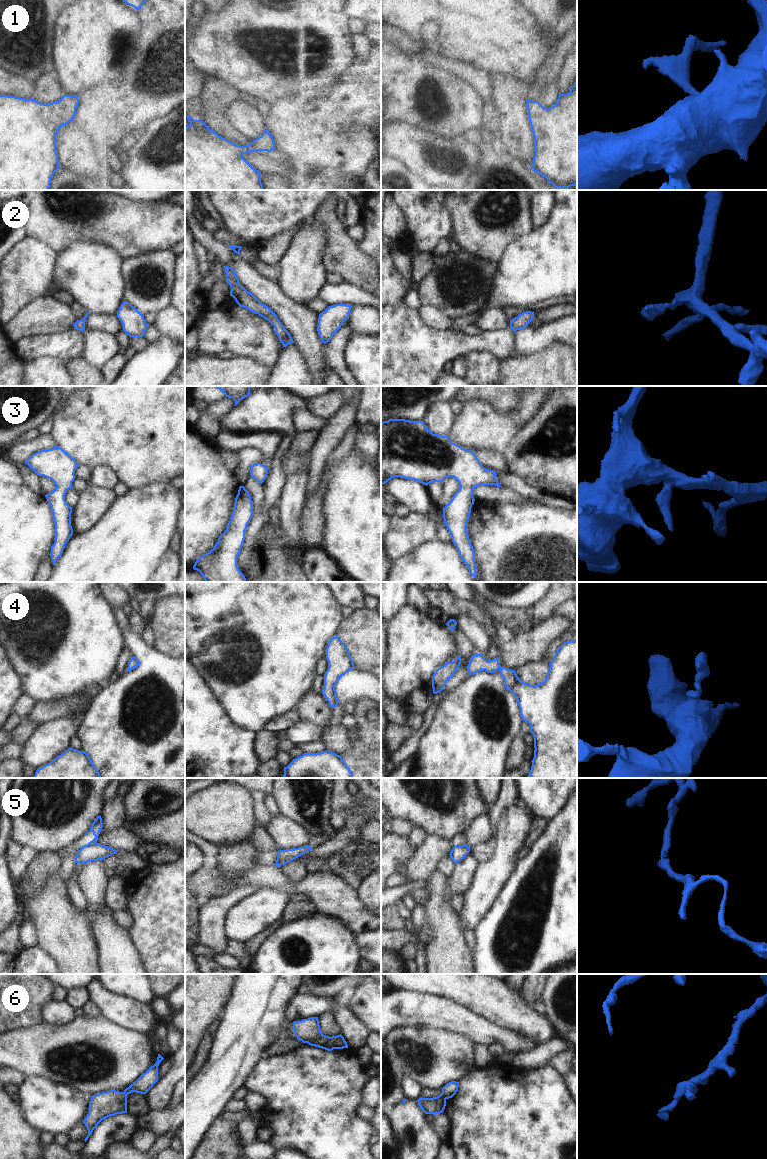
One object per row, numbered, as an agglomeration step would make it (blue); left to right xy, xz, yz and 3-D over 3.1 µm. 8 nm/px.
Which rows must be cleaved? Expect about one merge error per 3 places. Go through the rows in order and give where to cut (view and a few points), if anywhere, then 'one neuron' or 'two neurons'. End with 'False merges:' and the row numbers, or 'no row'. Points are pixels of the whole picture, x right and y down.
1: cut none; one neuron
2: cut none; one neuron
3: cut none; one neuron
4: cut none; one neuron
5: cut xy (95, 842), (83, 847); two neurons
6: cut xz (322, 1034), (306, 1042); two neurons
False merges: 5, 6

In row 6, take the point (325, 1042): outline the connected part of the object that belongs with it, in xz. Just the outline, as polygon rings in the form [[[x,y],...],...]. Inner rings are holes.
[[[341,1034],[332,1037],[322,1035],[317,1039],[309,1040],[307,1043],[311,1046],[319,1047],[328,1051],[348,1048],[347,1042]]]

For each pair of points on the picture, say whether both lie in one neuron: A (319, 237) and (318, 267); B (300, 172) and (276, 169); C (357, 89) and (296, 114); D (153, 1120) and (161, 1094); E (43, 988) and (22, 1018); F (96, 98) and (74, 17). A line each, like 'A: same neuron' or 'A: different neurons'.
A: same neuron
B: different neurons
C: same neuron
D: different neurons
E: same neuron
F: different neurons

